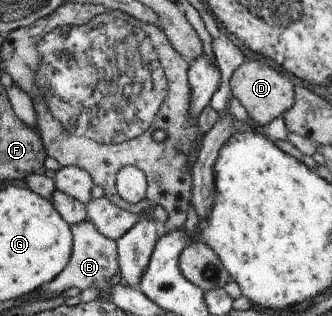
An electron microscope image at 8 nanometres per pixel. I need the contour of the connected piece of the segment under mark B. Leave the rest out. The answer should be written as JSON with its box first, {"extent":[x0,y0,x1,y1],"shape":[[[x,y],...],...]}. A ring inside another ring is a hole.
{"extent":[37,219,118,299],"shape":[[[87,219],[71,225],[70,231],[72,246],[67,265],[45,287],[37,288],[37,295],[40,299],[49,299],[49,297],[55,297],[69,287],[77,287],[80,291],[87,288],[98,288],[101,292],[100,296],[106,298],[110,288],[107,282],[118,273],[115,240],[101,235]]]}

